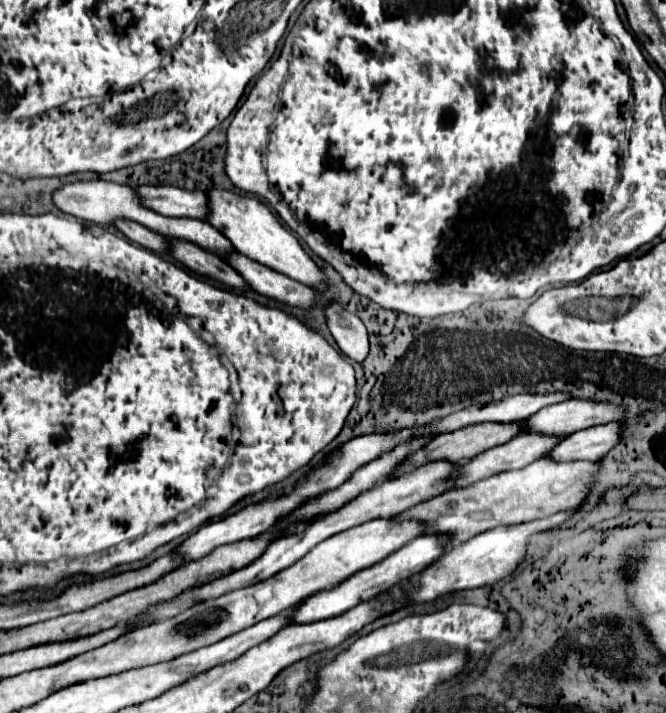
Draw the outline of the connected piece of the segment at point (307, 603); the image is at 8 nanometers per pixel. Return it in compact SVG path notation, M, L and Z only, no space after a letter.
M418 537L412 539L410 543L406 543L406 547L400 547L398 551L394 551L394 555L388 555L386 559L382 559L382 563L374 563L374 567L366 567L354 575L350 575L348 579L344 579L342 583L338 583L332 589L322 589L314 595L310 595L308 599L304 599L296 611L294 611L294 623L302 625L302 623L316 623L322 621L326 617L336 617L342 615L346 609L356 607L356 603L362 603L376 597L378 593L386 591L388 587L392 587L394 583L400 583L404 579L408 579L410 575L420 573L424 567L428 567L432 561L436 561L440 555L444 553L444 543L436 537Z

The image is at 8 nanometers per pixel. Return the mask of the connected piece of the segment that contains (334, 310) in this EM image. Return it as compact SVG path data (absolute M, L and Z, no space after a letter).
M336 299L324 307L324 317L338 347L350 359L364 361L368 355L368 333L362 319L344 309L342 303Z

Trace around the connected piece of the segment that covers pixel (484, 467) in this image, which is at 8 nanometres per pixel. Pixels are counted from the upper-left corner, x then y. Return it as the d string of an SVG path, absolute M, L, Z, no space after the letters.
M518 435L518 437L510 439L510 443L482 451L464 465L466 475L462 475L462 483L458 483L458 487L452 487L452 489L462 489L462 487L468 487L470 483L476 483L478 479L486 479L496 473L526 467L534 459L538 459L546 451L550 451L560 439L562 437Z

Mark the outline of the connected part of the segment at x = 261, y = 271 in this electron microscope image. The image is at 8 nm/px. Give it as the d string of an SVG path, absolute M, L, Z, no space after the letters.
M238 251L226 253L222 255L222 259L230 265L234 265L234 269L238 271L238 275L242 275L242 279L258 293L284 301L288 305L296 305L302 309L308 309L314 303L314 293L312 289L308 289L306 285L262 265L252 261L246 255L240 255Z

